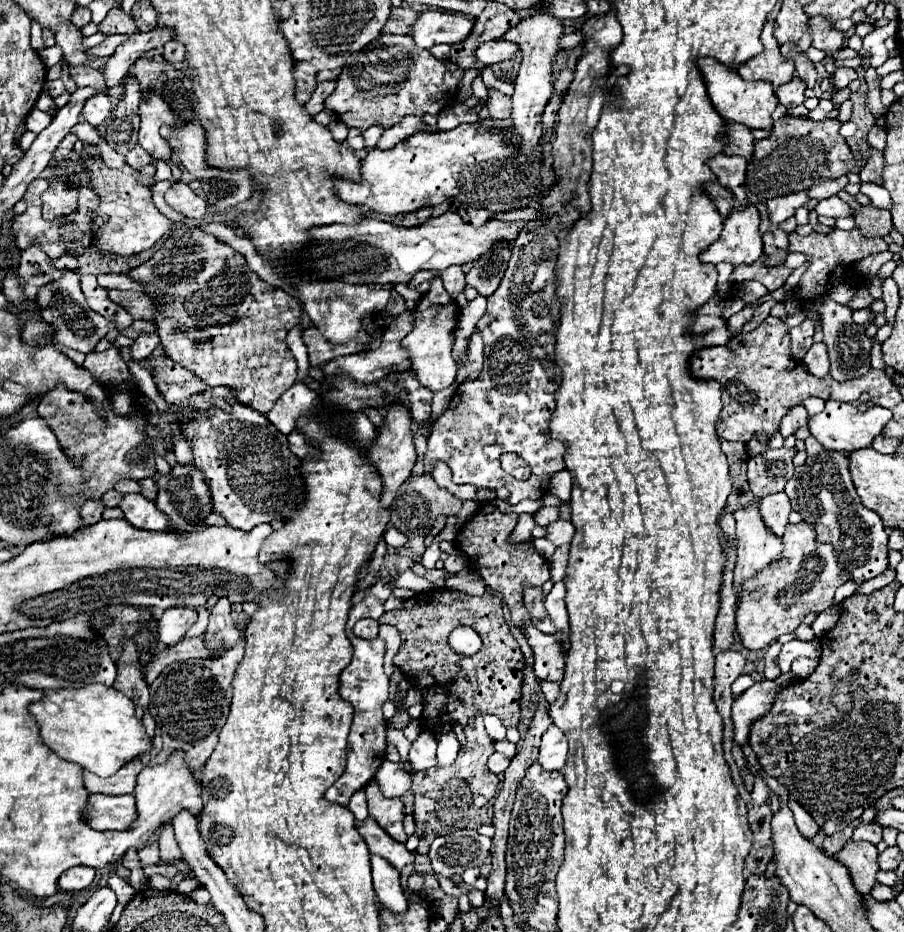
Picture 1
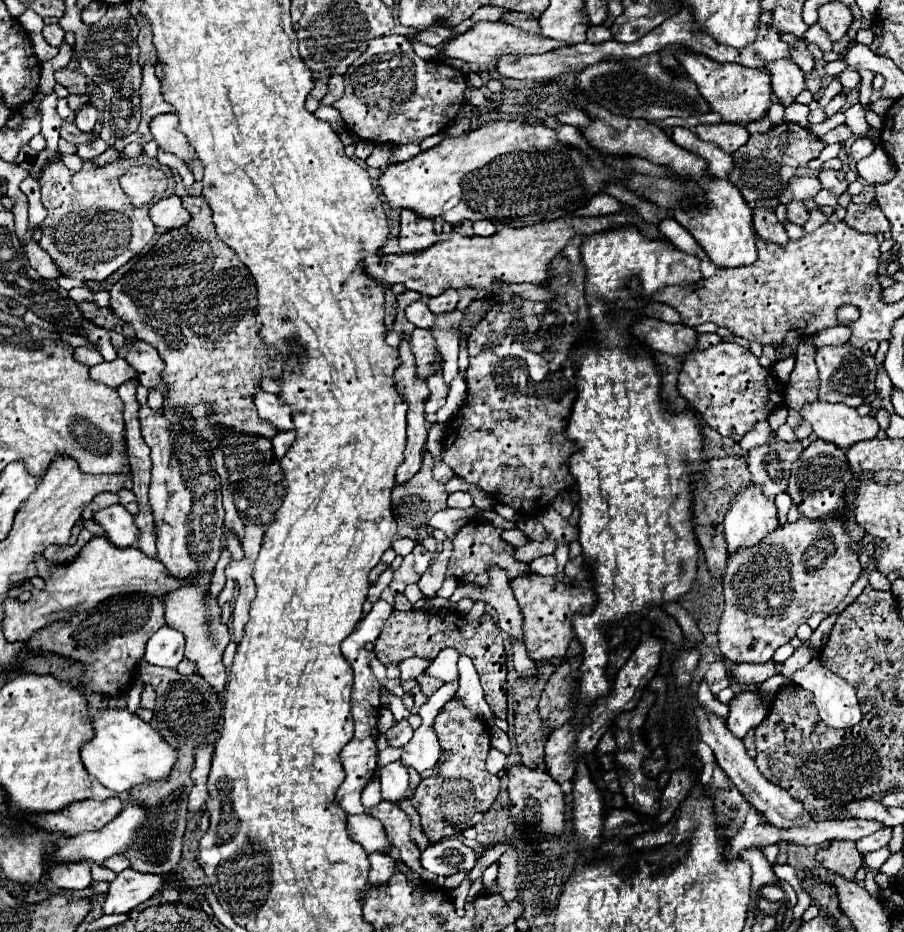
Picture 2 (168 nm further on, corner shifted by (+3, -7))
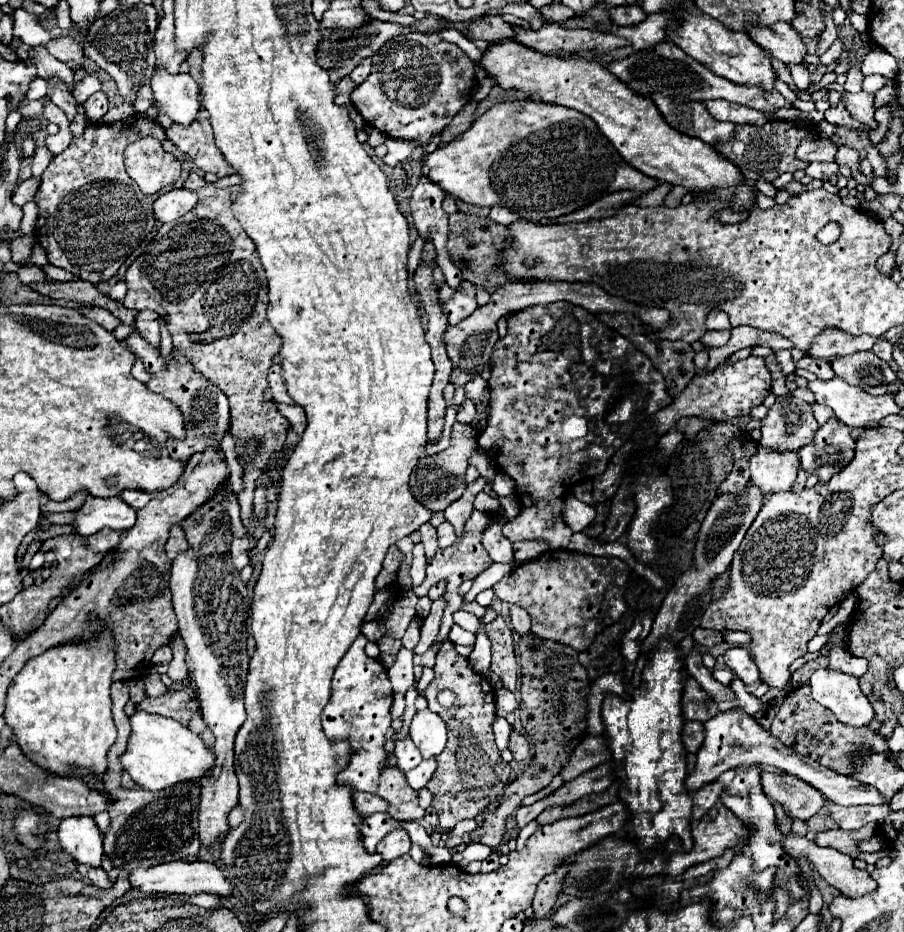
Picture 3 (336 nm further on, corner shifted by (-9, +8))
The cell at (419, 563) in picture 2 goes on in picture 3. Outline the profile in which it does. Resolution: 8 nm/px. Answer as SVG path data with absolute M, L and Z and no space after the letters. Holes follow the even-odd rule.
M444 522L438 526L438 544L444 548L444 546L450 546L456 542L456 532L452 528L452 524Z

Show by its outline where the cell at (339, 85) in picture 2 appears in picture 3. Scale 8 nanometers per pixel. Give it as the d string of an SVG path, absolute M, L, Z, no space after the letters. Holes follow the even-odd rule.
M366 58L366 60L362 60L360 66L356 66L356 68L350 72L350 78L352 78L356 84L362 84L362 82L370 76L370 72L372 72L372 58Z

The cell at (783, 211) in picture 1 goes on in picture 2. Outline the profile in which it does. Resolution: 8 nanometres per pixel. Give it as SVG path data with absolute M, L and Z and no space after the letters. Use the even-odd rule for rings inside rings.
M794 177L792 179L792 189L786 189L780 195L780 205L788 207L790 201L798 201L798 203L806 203L810 199L816 197L816 193L820 191L820 181L816 177Z

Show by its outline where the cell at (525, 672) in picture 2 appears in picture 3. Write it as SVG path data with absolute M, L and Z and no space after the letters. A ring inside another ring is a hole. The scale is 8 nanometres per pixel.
M510 606L510 620L514 630L524 636L530 632L530 616L520 608L520 606Z

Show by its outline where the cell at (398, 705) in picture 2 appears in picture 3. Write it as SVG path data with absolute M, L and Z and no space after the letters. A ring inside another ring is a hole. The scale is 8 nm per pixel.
M402 647L398 654L397 660L392 668L388 668L388 676L394 693L406 693L415 684L414 676L414 652Z

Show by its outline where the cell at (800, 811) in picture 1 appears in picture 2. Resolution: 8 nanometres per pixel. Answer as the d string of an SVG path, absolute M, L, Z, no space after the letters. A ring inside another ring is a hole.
M694 707L694 713L696 713L696 717L698 717L700 739L702 739L704 743L708 743L710 749L714 751L716 763L726 771L726 775L732 779L732 783L738 787L738 791L748 799L748 803L750 803L752 807L756 807L760 813L766 815L766 819L768 819L770 825L788 829L788 827L802 827L804 823L808 823L808 821L812 819L810 813L800 805L800 801L792 799L792 797L788 795L788 791L784 791L782 787L776 787L774 783L770 783L770 781L758 771L754 759L748 757L748 753L746 753L742 741L728 731L724 719L718 719L716 715L706 713L702 707Z

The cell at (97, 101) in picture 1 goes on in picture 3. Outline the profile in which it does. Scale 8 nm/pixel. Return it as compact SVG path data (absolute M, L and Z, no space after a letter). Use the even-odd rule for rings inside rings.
M96 92L84 102L84 114L90 122L100 122L106 112L108 112L108 100L104 92Z

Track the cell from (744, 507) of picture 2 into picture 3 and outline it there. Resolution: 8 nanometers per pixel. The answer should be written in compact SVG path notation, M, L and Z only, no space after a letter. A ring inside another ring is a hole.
M760 446L758 452L750 458L752 484L762 488L766 494L788 492L796 480L798 468L800 468L798 452L782 454Z

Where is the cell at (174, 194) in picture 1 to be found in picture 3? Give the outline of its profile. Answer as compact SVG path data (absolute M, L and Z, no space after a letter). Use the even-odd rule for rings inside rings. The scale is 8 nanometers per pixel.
M180 188L180 190L170 190L164 192L156 202L154 202L154 214L158 222L172 222L180 216L184 216L186 212L190 212L198 202L196 192Z

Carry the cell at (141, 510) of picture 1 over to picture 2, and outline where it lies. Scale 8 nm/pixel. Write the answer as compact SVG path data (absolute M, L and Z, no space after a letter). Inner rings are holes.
M120 503L100 509L98 513L94 513L92 519L104 527L106 537L116 547L130 547L136 545L140 539L140 529L134 523L134 515L128 513L126 507Z

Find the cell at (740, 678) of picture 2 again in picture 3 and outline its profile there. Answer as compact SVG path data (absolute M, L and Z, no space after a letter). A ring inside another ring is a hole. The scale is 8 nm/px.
M734 646L734 648L726 650L724 662L728 664L730 670L734 670L740 676L740 680L744 684L752 684L752 682L758 680L758 668L756 668L756 664L754 664L754 660L752 660L752 656L748 654L746 648Z

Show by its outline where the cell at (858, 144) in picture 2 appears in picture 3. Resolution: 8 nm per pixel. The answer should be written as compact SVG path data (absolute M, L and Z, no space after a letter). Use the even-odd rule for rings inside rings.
M844 92L842 94L842 102L846 104L846 110L850 112L852 118L868 124L872 130L878 128L876 120L874 120L874 96L868 92Z

